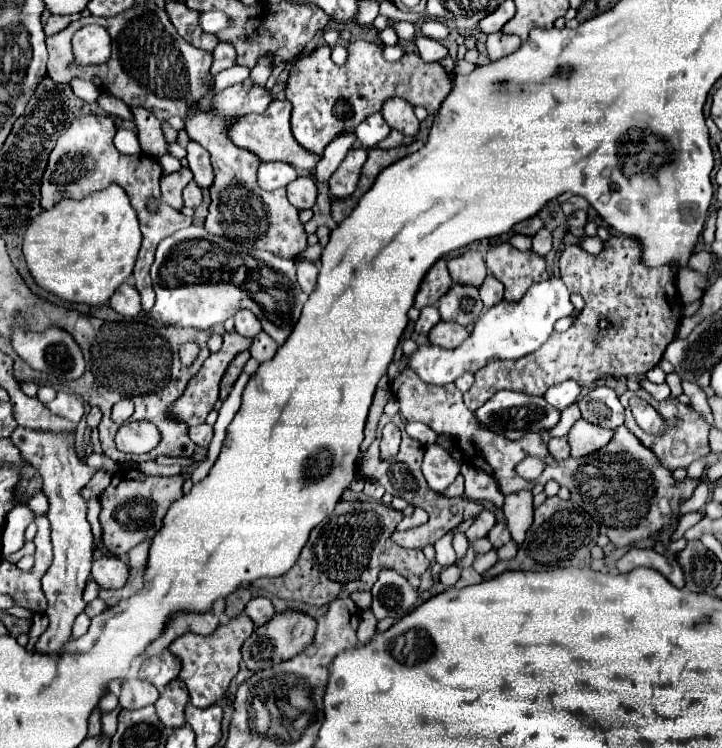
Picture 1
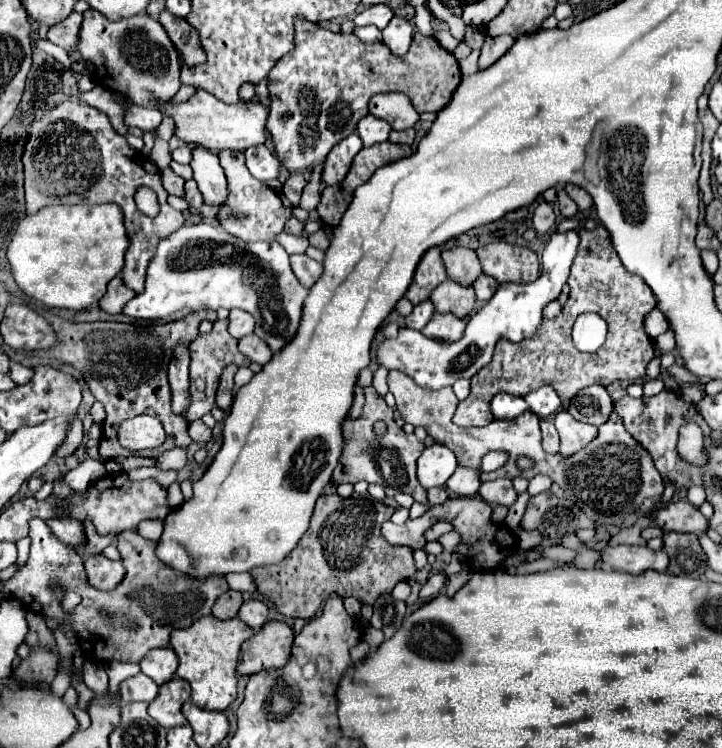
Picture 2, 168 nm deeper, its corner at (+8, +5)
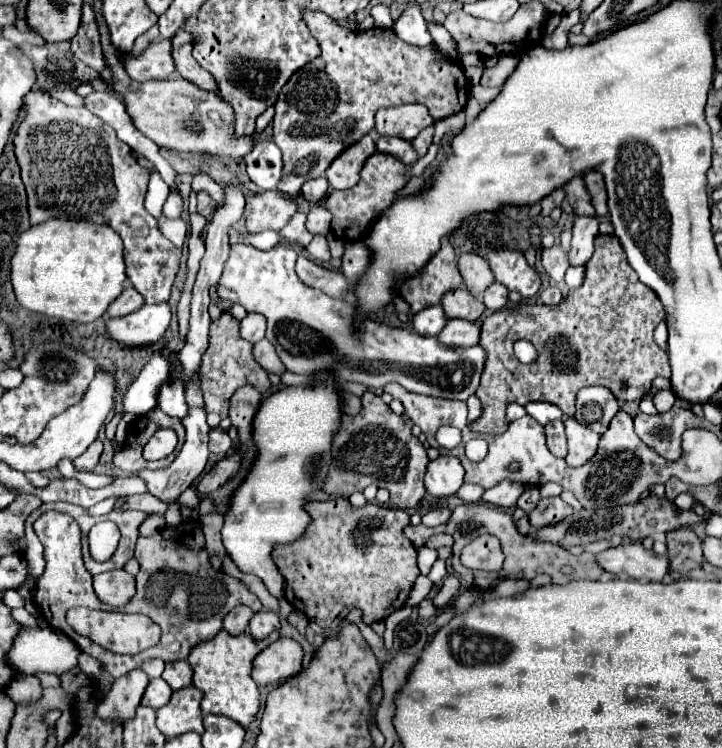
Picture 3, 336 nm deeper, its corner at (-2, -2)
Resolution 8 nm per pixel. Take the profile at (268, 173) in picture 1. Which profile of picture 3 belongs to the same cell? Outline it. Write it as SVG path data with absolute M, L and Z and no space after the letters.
M256 141L252 151L244 157L246 173L260 191L276 189L282 177L282 155L274 141Z

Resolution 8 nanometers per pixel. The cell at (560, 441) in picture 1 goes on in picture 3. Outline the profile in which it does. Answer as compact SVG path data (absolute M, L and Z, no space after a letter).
M560 419L546 425L546 441L552 455L566 457L566 435L564 435L564 425Z

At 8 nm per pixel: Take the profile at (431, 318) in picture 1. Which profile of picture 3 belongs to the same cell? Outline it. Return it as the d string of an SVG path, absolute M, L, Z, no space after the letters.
M440 305L436 307L426 307L424 311L414 313L412 317L412 327L420 335L438 335L446 325L446 315Z

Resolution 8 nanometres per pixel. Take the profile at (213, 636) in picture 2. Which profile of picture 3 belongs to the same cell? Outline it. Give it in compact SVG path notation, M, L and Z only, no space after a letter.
M224 629L208 643L196 645L192 653L188 655L188 663L194 669L194 685L204 693L202 699L202 713L220 713L224 717L234 719L242 727L248 727L258 711L260 711L260 691L254 679L250 677L252 671L252 659L264 651L278 635L270 635L264 641L252 639L250 633L242 635L228 635Z

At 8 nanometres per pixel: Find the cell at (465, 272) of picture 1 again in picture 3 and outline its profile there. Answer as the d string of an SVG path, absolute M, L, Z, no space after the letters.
M464 253L458 259L458 269L460 275L464 279L466 289L474 295L474 297L482 297L482 293L486 291L486 287L494 281L494 275L488 267L488 261L476 253Z

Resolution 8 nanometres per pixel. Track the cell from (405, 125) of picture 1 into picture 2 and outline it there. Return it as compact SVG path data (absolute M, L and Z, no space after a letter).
M384 92L370 100L370 114L386 120L394 130L408 130L418 122L418 112L412 108L406 94Z

